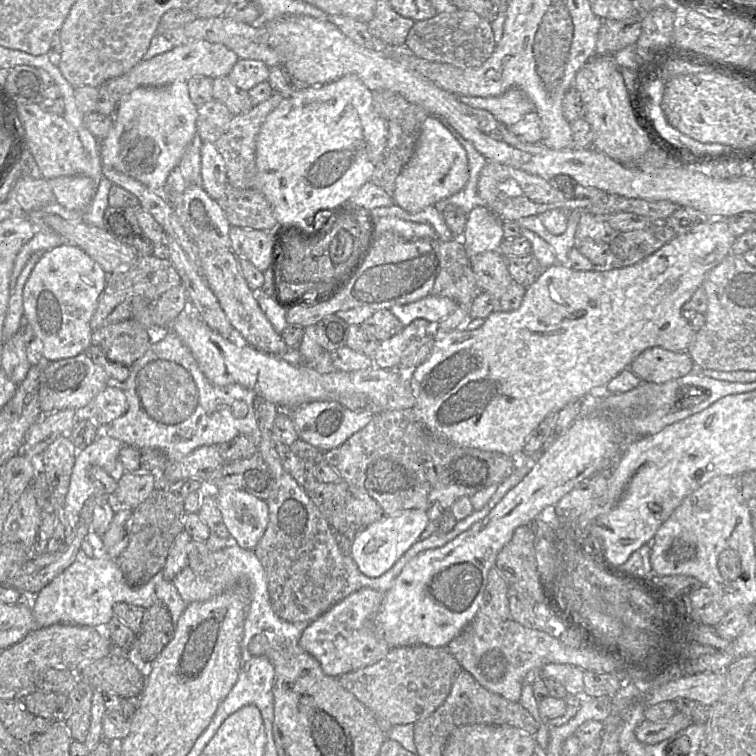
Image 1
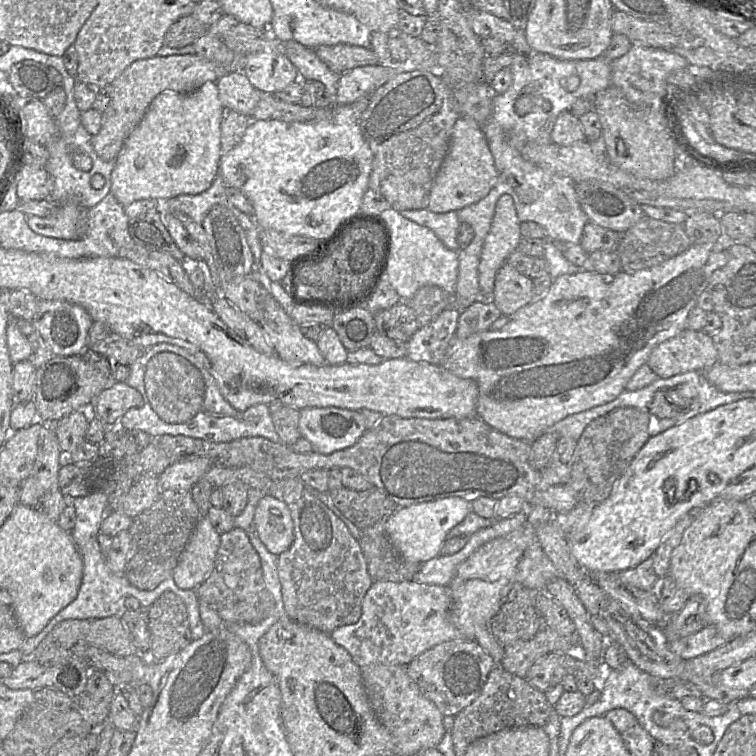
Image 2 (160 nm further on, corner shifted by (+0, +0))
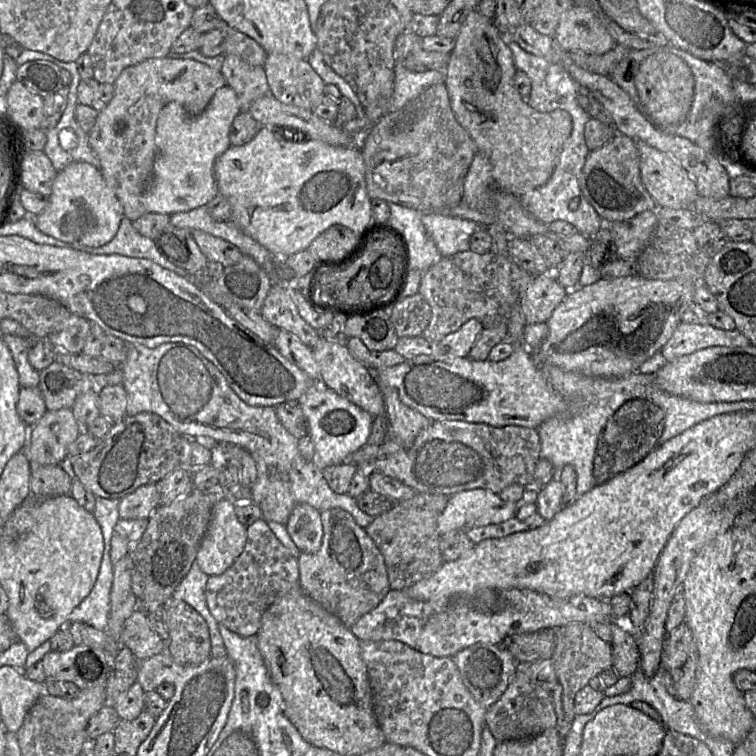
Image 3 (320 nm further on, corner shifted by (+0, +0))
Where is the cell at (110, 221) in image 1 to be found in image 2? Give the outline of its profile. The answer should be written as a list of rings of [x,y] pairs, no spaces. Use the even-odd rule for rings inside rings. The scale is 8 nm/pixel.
[[[146,213],[129,218],[128,231],[136,245],[168,253],[179,262],[186,259],[164,226],[160,213]]]

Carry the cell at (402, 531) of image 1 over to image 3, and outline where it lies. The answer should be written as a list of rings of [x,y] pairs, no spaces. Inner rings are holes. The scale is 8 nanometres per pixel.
[[[527,487],[522,498],[516,502],[503,501],[498,493],[486,489],[473,489],[458,492],[448,497],[447,505],[437,520],[440,536],[453,530],[467,531],[474,527],[500,523],[516,516],[517,511],[526,504],[534,503],[538,497],[538,489]]]

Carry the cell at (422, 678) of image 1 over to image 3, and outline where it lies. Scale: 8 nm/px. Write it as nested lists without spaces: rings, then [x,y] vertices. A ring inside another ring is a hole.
[[[476,643],[452,656],[462,681],[473,697],[481,705],[488,708],[505,692],[512,676],[520,669],[520,664],[511,654],[499,648],[498,645]]]

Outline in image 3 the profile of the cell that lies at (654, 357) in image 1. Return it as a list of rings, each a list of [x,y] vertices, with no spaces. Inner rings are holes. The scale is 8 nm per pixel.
[[[681,322],[660,352],[667,362],[709,347],[744,347],[750,341],[738,330],[722,330],[710,324]]]

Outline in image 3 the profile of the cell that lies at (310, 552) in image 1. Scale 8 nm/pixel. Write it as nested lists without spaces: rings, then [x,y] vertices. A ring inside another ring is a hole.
[[[332,508],[320,511],[323,526],[323,540],[316,553],[301,552],[299,561],[299,587],[315,602],[336,615],[344,625],[351,627],[362,616],[377,607],[391,590],[384,556],[354,518],[346,511]]]

